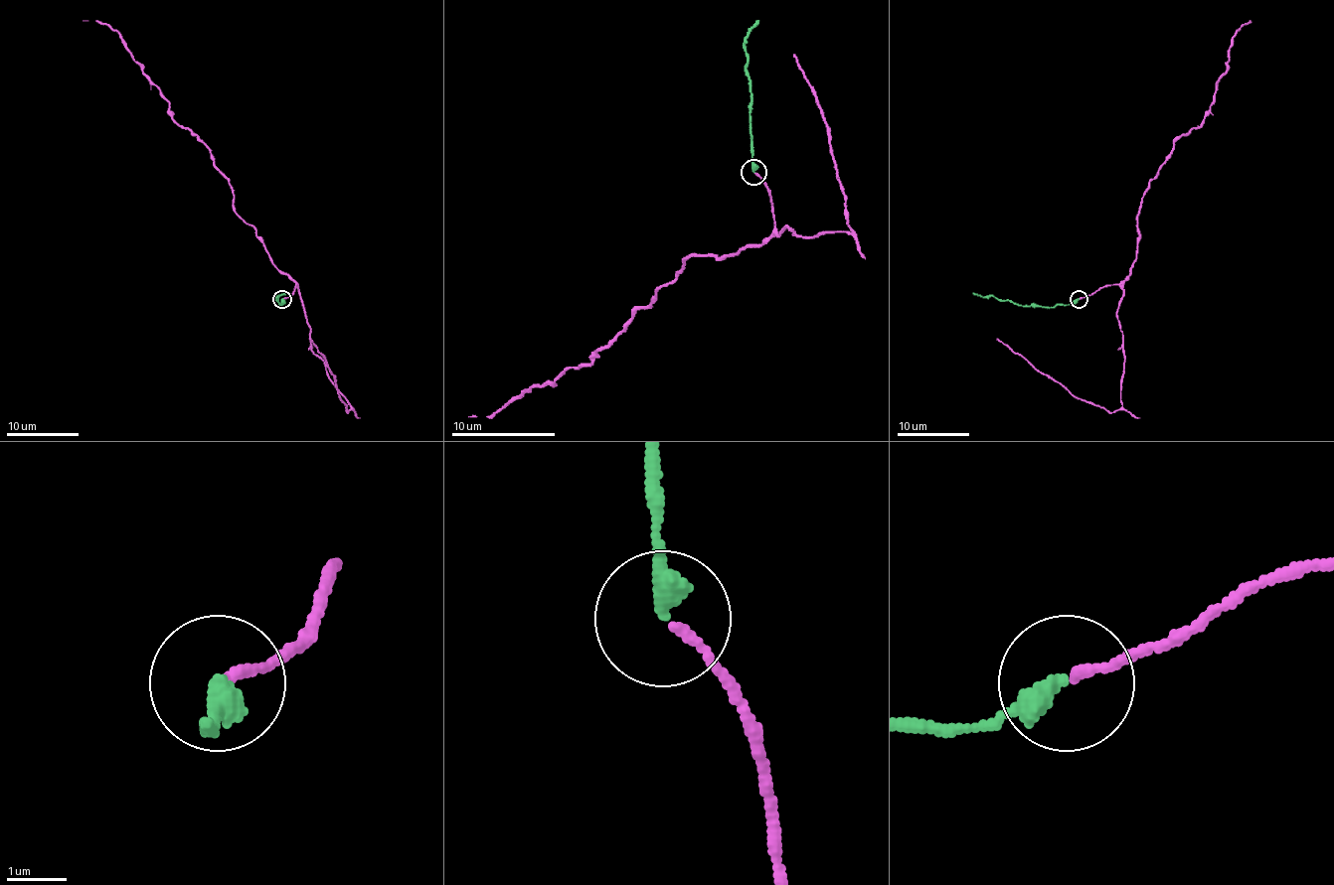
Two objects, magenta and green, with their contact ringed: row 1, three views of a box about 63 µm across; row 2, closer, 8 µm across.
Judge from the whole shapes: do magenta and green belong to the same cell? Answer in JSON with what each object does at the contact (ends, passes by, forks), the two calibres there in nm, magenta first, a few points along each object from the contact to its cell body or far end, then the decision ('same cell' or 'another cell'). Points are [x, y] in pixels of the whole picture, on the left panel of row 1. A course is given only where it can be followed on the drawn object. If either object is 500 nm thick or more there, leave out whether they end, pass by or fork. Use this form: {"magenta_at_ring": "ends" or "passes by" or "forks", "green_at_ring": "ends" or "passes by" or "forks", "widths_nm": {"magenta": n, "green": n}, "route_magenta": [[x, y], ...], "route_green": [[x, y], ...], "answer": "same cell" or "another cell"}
{"magenta_at_ring": "ends", "green_at_ring": "ends", "widths_nm": {"magenta": 150, "green": 380}, "route_magenta": [[283, 300], [296, 285], [237, 213], [229, 180], [204, 144], [173, 118], [124, 39], [83, 21]], "route_green": [[281, 300], [279, 307], [276, 296], [285, 292]], "answer": "same cell"}

